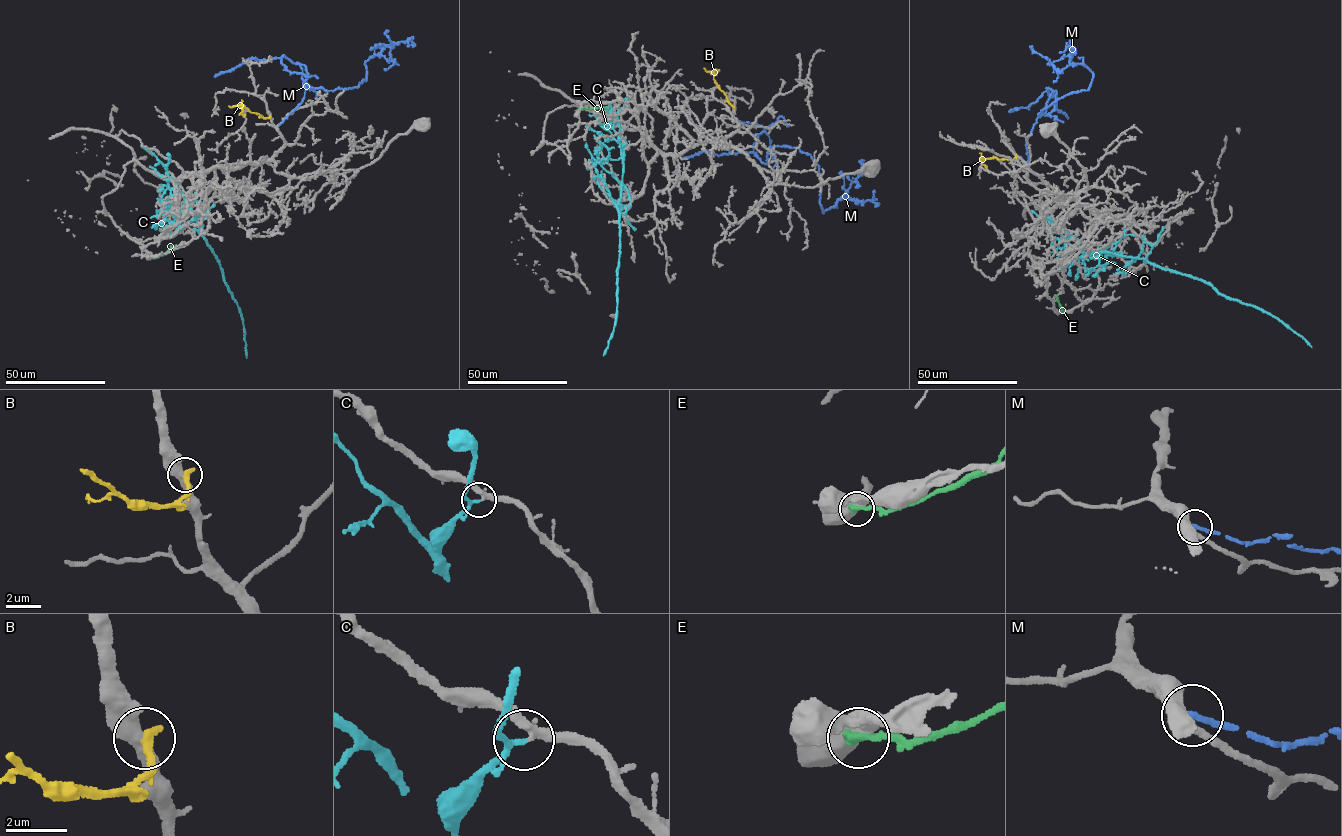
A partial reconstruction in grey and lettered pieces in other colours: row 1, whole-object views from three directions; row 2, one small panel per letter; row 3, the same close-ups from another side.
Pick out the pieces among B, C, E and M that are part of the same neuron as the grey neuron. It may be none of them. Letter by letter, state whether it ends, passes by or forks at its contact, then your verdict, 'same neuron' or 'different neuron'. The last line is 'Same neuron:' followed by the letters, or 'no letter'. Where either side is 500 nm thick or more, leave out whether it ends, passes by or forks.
B: it passes by; different neuron
C: it forks; different neuron
E: it ends; different neuron
M: it ends; different neuron
Same neuron: no letter

